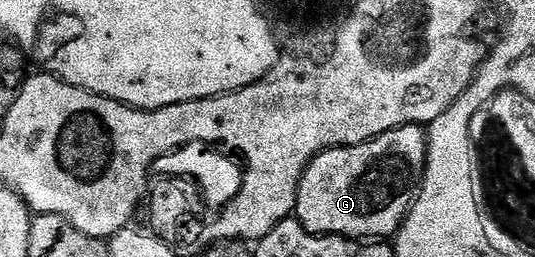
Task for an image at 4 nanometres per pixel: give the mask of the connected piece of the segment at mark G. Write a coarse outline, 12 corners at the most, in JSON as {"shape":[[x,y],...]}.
{"shape":[[426,128],[322,151],[297,186],[312,235],[396,236]]}

